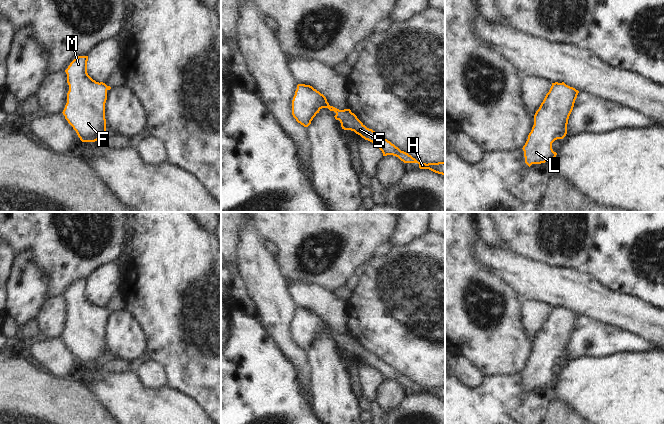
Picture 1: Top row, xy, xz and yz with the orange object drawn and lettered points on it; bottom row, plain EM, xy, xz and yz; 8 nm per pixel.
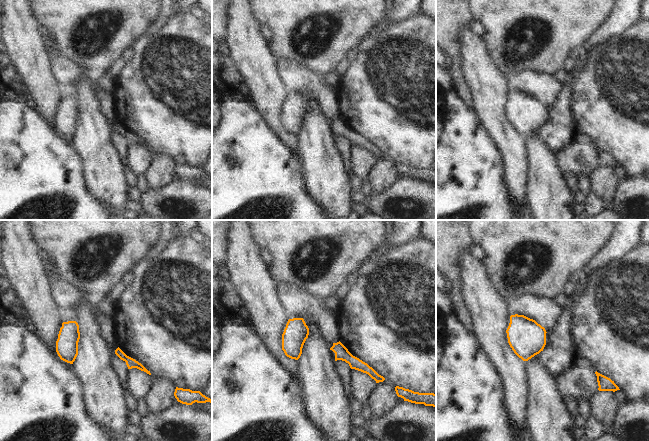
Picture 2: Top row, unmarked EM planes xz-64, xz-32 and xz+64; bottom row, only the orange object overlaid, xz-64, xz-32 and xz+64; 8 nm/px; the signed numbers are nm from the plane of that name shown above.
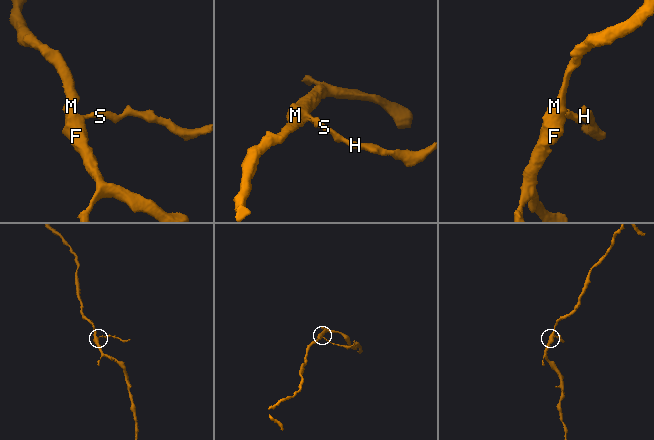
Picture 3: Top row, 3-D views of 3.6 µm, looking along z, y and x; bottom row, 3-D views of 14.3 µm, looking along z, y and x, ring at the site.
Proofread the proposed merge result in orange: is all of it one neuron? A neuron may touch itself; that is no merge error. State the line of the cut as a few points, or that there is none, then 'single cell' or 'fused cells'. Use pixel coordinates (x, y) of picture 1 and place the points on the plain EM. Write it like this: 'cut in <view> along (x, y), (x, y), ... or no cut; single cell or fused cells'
no cut; single cell

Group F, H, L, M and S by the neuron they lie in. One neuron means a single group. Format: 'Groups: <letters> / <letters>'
Groups: F H L M S

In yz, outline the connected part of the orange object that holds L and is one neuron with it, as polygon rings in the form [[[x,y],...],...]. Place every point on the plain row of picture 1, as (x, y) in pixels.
[[[552,307],[539,333],[534,339],[534,349],[523,370],[525,387],[541,388],[557,379],[552,367],[567,358],[569,340],[579,315],[562,307]]]

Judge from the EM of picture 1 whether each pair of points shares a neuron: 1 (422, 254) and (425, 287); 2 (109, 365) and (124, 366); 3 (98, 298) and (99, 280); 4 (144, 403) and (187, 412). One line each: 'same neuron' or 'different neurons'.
1: same neuron
2: same neuron
3: same neuron
4: same neuron

